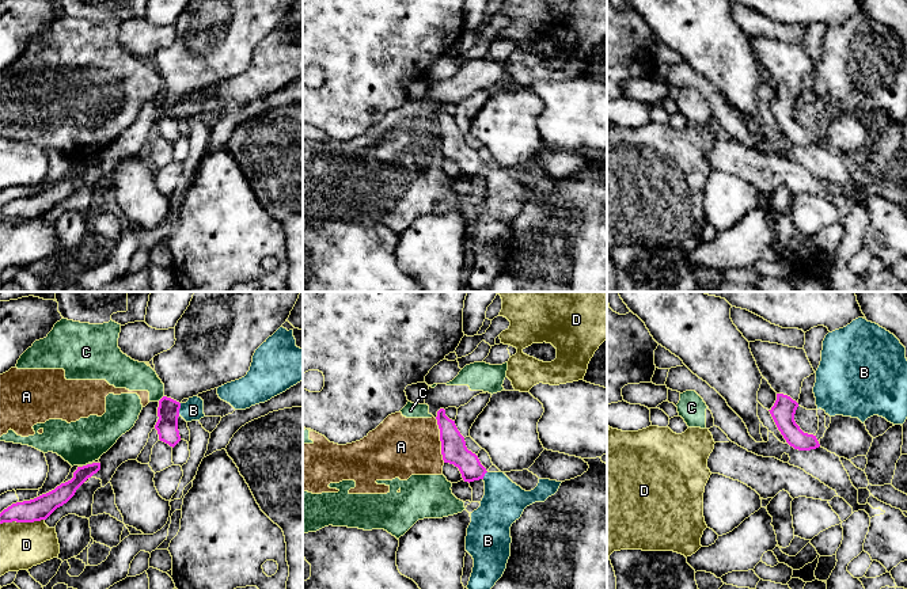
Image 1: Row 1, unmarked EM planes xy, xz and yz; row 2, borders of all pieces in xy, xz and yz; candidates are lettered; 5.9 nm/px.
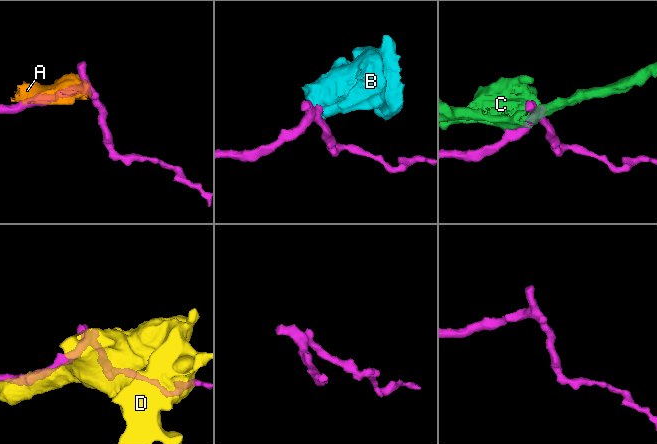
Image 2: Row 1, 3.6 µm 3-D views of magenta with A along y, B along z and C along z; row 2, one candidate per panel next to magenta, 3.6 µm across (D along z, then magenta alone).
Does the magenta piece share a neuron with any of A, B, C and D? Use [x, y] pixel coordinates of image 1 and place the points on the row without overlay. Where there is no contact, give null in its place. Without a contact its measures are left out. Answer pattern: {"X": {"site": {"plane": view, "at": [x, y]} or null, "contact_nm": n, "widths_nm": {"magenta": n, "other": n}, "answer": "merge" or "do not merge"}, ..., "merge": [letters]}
{"A": {"site": {"plane": "xz", "at": [440, 136]}, "contact_nm": 280, "widths_nm": {"magenta": 150, "other": 360}, "answer": "do not merge"}, "B": {"site": {"plane": "xy", "at": [179, 103]}, "contact_nm": 70, "widths_nm": {"magenta": 130, "other": 130}, "answer": "do not merge"}, "C": {"site": {"plane": "xy", "at": [162, 94]}, "contact_nm": 50, "widths_nm": {"magenta": 130, "other": 180}, "answer": "do not merge"}, "D": {"site": {"plane": "xy", "at": [22, 217]}, "contact_nm": 260, "widths_nm": {"magenta": 140, "other": 280}, "answer": "do not merge"}, "merge": []}

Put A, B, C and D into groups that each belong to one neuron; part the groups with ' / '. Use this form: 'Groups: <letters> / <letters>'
Groups: A C / B / D

